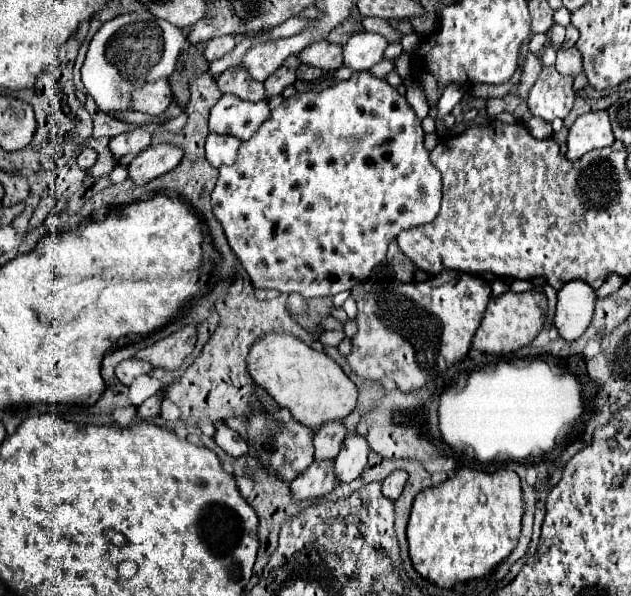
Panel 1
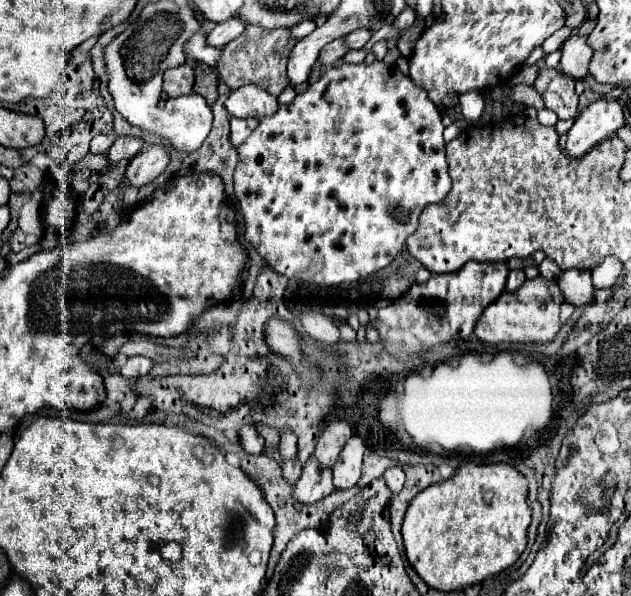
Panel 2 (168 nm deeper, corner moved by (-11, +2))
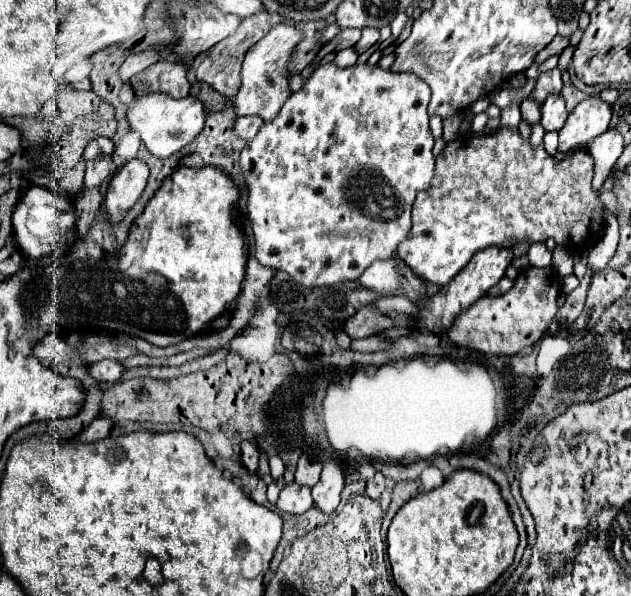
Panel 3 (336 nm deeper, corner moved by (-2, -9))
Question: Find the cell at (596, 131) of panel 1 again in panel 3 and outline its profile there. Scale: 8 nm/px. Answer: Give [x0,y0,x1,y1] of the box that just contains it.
[557,97,611,153]

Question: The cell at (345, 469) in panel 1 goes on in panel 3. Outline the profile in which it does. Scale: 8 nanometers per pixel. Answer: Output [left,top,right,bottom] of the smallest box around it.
[311,459,345,513]

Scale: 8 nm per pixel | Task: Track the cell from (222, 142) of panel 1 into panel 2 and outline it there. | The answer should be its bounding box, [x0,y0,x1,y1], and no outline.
[230,118,258,146]

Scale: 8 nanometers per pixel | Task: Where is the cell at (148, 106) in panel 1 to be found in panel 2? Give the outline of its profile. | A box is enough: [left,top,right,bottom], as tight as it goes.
[164,64,194,98]

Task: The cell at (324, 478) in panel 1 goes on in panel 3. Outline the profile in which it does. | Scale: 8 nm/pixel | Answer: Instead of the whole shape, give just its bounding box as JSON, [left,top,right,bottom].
[277,483,313,513]

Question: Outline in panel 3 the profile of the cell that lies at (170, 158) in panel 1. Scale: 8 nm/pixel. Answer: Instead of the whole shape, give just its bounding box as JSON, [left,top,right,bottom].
[105,159,149,223]

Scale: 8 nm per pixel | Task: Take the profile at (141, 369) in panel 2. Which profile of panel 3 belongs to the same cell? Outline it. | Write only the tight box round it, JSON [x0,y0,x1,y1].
[89,361,125,383]

